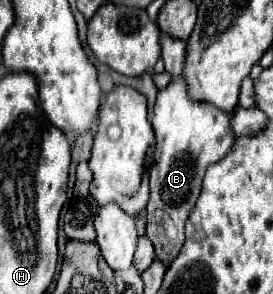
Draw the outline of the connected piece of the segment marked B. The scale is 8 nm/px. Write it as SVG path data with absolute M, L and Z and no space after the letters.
M174 77L172 83L158 93L154 105L154 163L150 167L150 201L146 207L146 237L156 249L156 259L166 267L174 261L184 245L184 223L198 199L202 175L206 167L218 163L234 145L236 137L230 131L232 115L208 103L190 101L186 83Z

